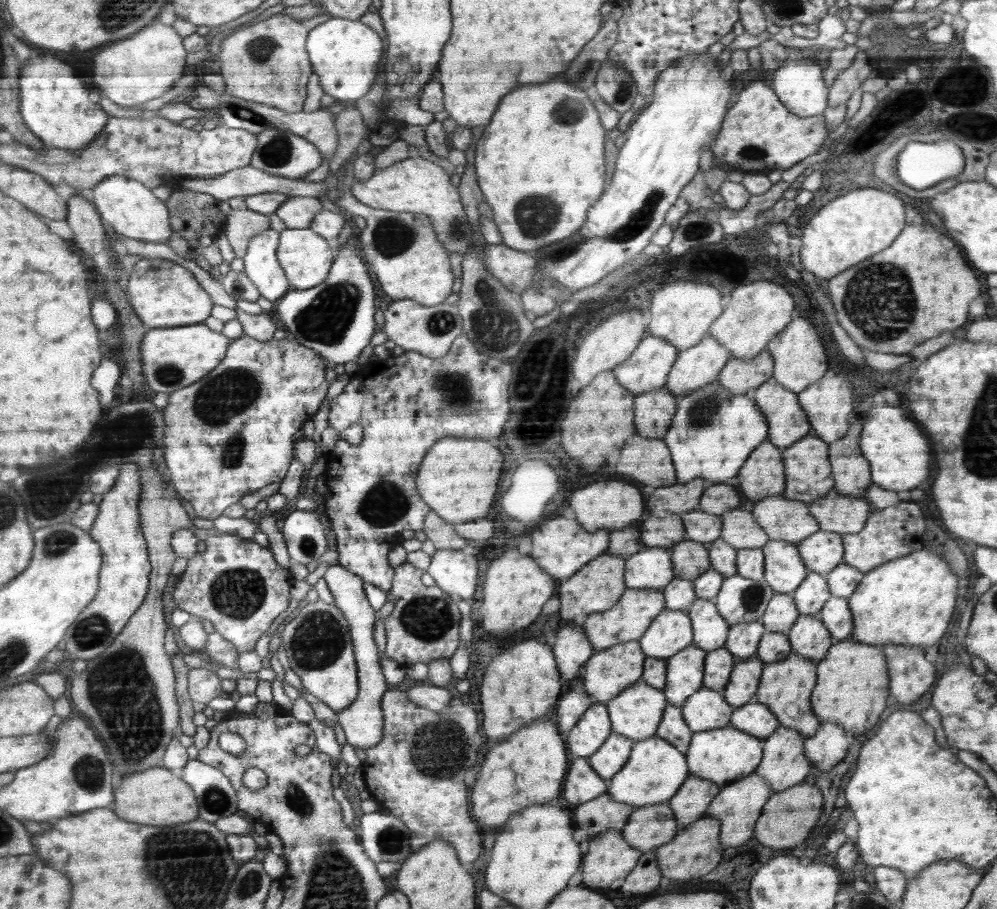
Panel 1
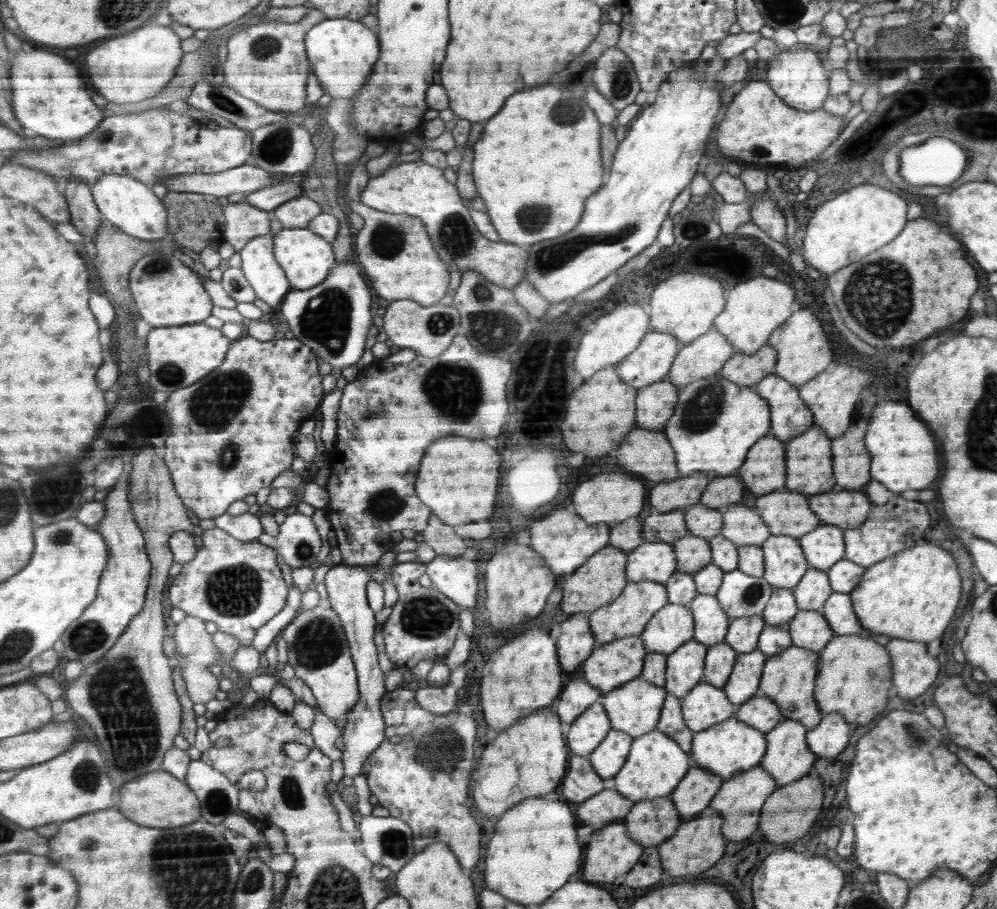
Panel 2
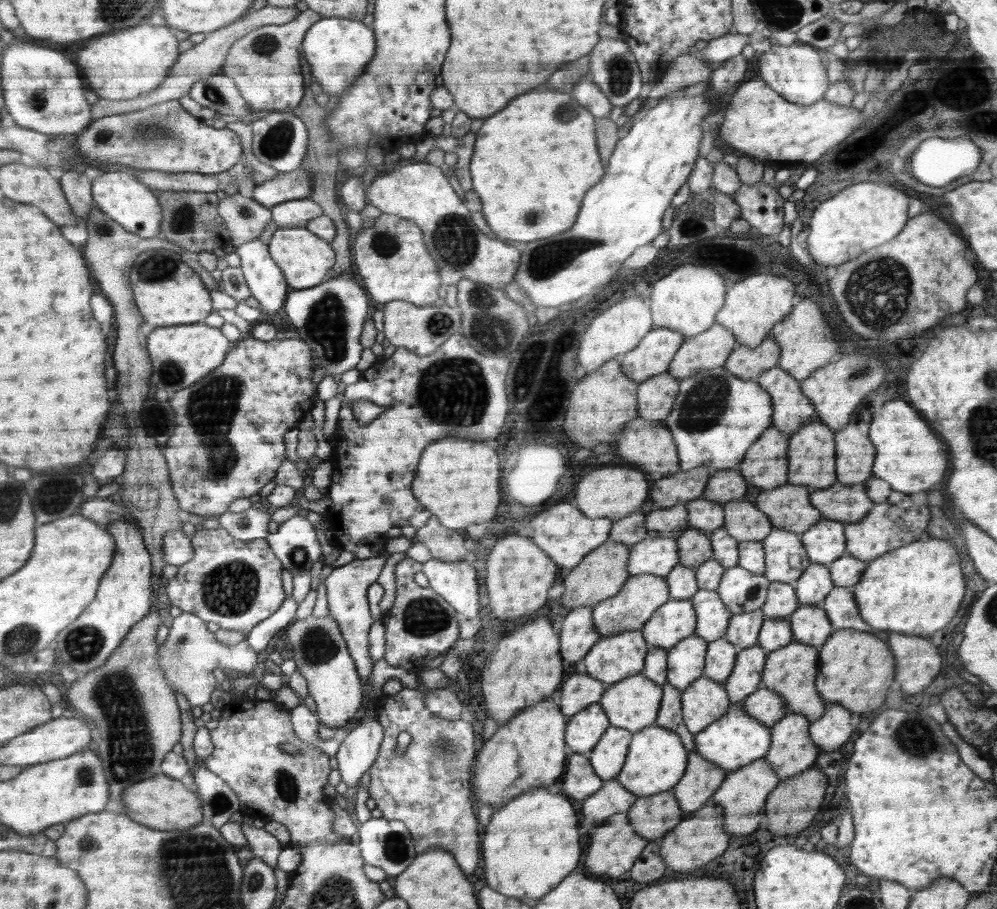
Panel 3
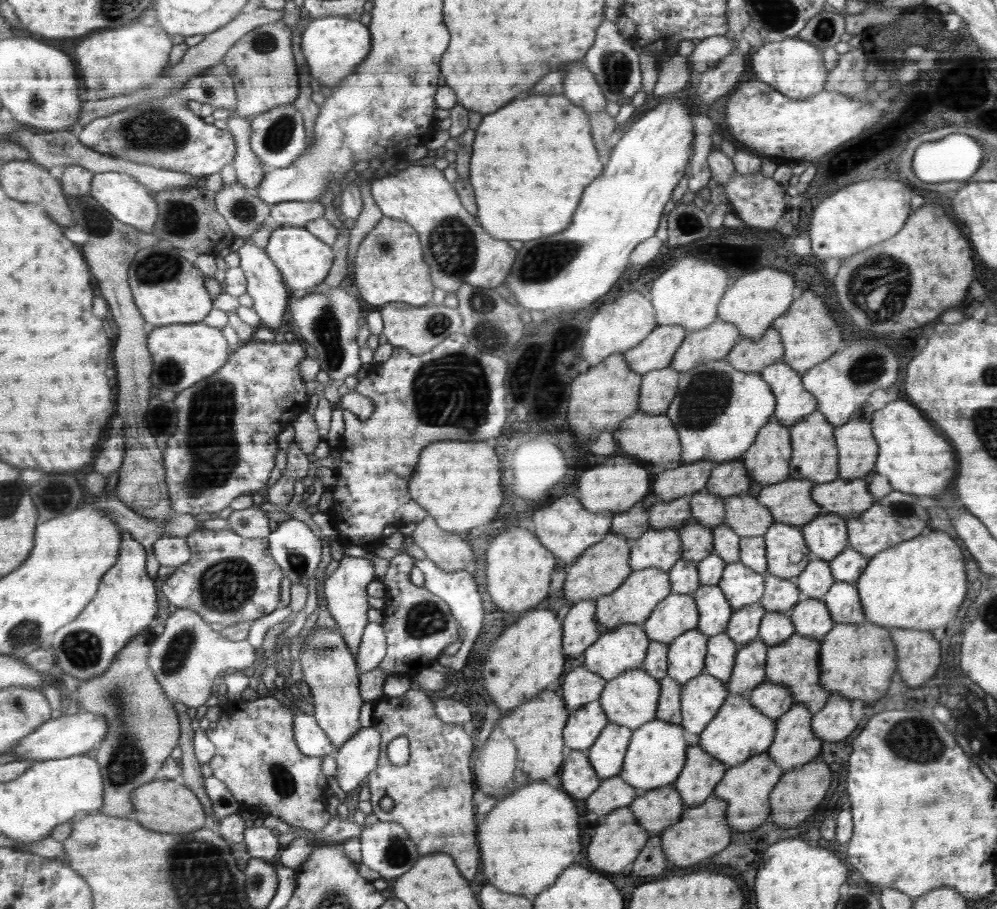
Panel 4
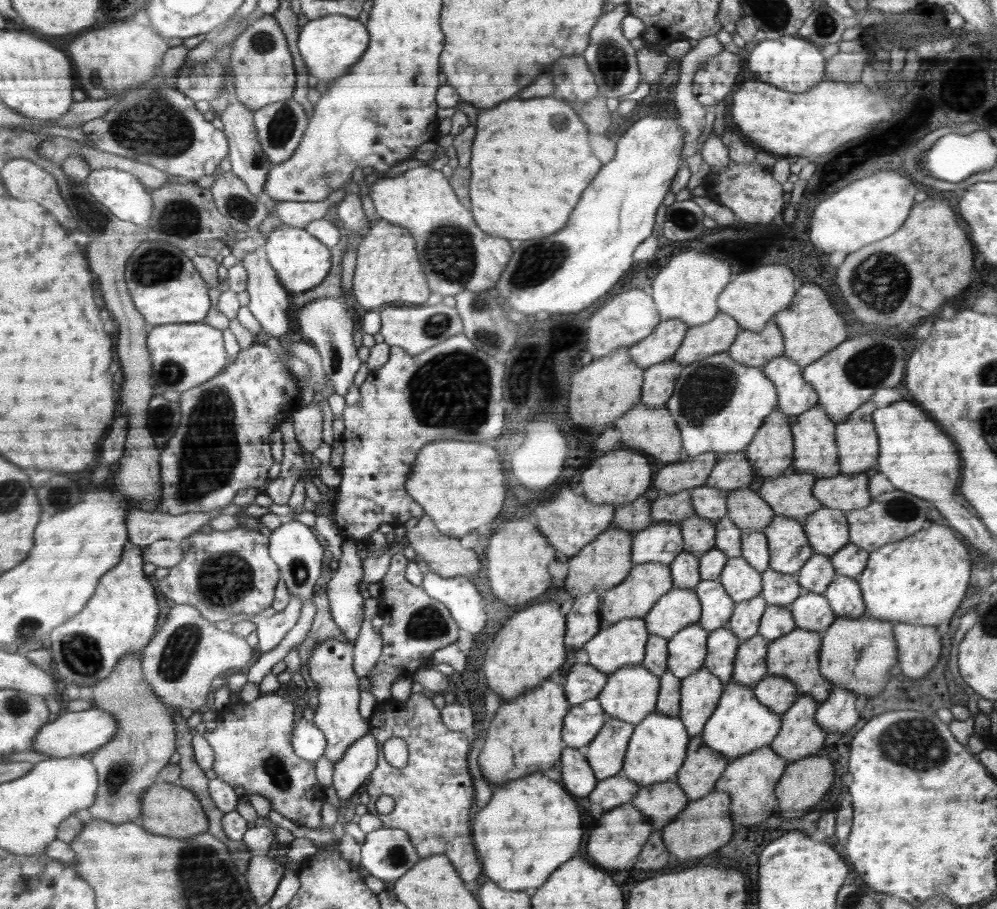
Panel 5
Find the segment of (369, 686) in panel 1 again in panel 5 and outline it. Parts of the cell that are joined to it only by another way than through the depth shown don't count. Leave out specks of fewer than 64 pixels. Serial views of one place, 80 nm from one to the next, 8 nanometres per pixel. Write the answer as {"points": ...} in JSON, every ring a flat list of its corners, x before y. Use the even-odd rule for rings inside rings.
{"points":[[349,538,343,539,341,544,342,554,339,560,338,569,333,572,330,582,327,584,327,597,329,600,329,607,334,622,338,625,338,628,342,631,342,634,346,638,346,642,350,644,356,643,362,623,365,619,365,599,362,597,359,584,362,584,364,580,364,569,362,566,362,559,358,557,356,547,356,540],[372,732,361,736,347,748,342,759,334,763,333,784,340,800,348,800,376,768,378,743]]}

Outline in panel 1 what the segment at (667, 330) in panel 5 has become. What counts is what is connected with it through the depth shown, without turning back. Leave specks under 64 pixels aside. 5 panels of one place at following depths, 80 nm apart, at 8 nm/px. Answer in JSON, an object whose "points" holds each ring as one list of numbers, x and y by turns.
{"points":[[650,335,639,343,630,359,612,371,619,383,637,396,665,386,679,352,666,338]]}

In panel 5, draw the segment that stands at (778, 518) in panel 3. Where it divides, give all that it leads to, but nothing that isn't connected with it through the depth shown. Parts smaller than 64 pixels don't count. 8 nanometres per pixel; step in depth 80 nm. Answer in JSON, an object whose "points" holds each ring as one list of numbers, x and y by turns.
{"points":[[789,472,778,478,766,479,757,491,774,509,775,516,805,520,823,507,814,495,818,479,809,472]]}

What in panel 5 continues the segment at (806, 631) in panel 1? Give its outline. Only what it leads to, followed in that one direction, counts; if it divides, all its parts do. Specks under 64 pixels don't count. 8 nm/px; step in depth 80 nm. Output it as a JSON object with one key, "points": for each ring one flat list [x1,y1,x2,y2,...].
{"points":[[803,591,788,606,794,616,795,625,804,630,813,630,823,634,838,618,827,597,815,592]]}

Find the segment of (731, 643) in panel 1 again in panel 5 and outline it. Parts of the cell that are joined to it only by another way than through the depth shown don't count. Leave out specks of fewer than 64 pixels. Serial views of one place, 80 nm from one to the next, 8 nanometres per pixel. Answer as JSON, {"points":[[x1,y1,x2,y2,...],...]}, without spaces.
{"points":[[762,594,735,605,734,614,727,626,738,637,739,645,758,633,767,606,767,600,764,600]]}

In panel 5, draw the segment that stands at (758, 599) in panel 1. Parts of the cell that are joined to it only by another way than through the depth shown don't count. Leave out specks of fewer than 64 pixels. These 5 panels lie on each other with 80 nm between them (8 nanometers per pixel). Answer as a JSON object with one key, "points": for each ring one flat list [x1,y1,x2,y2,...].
{"points":[[741,556,727,559,718,581,735,604,755,598,763,590,762,573,752,568]]}

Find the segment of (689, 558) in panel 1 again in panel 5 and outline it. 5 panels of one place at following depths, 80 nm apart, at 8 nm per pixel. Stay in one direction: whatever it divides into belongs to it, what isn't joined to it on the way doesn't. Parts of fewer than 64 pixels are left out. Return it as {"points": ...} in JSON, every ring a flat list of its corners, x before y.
{"points":[[695,514,678,524,683,531,683,544,690,554,701,557,715,546,715,525]]}

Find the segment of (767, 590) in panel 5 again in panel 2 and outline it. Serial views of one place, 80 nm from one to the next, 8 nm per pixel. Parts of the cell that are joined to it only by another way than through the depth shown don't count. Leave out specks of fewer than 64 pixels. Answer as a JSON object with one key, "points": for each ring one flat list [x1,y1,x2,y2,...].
{"points":[[775,587,774,594,761,615,766,620,766,625,787,626,798,611,793,589]]}

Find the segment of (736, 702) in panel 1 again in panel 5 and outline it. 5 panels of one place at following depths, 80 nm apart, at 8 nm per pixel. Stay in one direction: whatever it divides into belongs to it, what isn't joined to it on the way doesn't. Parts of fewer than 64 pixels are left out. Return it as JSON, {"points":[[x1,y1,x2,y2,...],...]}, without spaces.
{"points":[[759,633,739,645,735,659,734,682,742,686,754,687,768,676,767,648,769,642]]}

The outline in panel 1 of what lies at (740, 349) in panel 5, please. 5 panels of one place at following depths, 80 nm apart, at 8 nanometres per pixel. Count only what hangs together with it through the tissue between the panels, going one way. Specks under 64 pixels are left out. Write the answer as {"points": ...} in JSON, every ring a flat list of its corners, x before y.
{"points":[[765,349,760,355,752,360,731,360,719,372,717,381,721,388,731,392,734,396,749,394,761,384,772,379,774,375,774,360,772,355]]}

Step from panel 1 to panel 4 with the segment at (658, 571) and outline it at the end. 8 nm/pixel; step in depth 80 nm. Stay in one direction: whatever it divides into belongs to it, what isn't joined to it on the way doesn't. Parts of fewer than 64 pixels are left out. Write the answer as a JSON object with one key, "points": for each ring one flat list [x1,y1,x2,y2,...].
{"points":[[650,528,631,542,630,565,633,571,662,568,666,572,682,558,682,540,674,528]]}

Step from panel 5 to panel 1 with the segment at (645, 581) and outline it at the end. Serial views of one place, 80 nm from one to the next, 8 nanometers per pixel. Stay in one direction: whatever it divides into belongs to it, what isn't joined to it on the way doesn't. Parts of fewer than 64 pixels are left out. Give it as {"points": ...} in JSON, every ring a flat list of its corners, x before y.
{"points":[[628,588,612,608,596,612,585,618,583,627,595,653,629,640,639,640,653,620,665,610,662,588]]}

